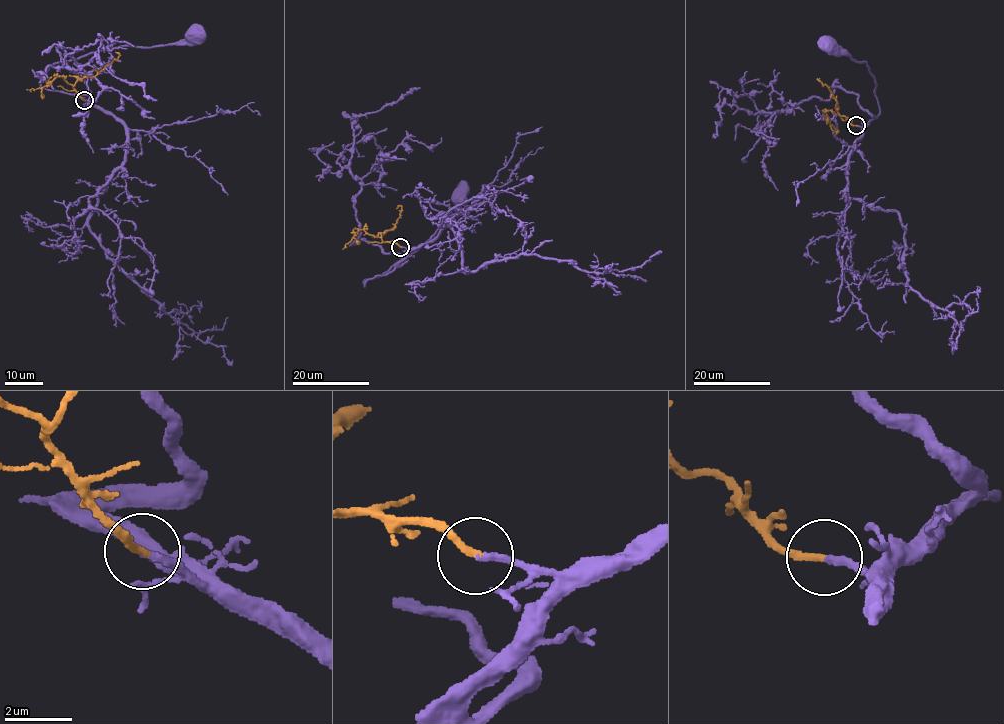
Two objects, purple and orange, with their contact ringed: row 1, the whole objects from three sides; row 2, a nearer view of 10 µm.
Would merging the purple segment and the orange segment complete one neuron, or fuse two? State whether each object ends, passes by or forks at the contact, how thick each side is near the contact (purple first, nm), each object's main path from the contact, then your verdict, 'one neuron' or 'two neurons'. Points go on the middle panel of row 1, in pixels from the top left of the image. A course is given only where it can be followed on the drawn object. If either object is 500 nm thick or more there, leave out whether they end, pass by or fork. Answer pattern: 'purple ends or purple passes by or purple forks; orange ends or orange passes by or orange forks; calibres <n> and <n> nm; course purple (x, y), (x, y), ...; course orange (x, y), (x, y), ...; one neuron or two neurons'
purple ends; orange ends; calibres 200 and 220 nm; course purple (400, 247), (409, 254), (364, 286), (414, 253), (458, 212), (459, 195); course orange (400, 247), (384, 242), (380, 235), (394, 227), (401, 209), (400, 206), (396, 208); one neuron

